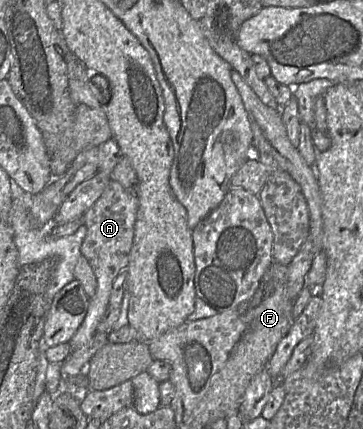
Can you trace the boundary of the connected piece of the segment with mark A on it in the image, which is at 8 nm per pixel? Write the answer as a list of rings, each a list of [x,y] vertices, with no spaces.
[[[110,180],[100,197],[83,215],[86,235],[80,252],[94,273],[97,287],[94,296],[89,300],[89,306],[82,323],[69,341],[70,355],[78,350],[84,350],[92,340],[97,326],[108,308],[114,279],[128,266],[137,209],[136,194],[127,191],[118,182]]]

